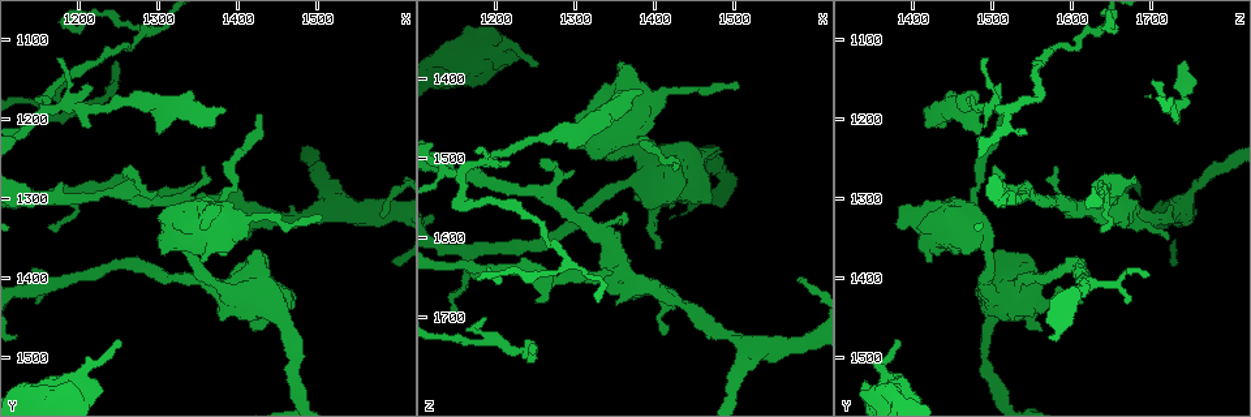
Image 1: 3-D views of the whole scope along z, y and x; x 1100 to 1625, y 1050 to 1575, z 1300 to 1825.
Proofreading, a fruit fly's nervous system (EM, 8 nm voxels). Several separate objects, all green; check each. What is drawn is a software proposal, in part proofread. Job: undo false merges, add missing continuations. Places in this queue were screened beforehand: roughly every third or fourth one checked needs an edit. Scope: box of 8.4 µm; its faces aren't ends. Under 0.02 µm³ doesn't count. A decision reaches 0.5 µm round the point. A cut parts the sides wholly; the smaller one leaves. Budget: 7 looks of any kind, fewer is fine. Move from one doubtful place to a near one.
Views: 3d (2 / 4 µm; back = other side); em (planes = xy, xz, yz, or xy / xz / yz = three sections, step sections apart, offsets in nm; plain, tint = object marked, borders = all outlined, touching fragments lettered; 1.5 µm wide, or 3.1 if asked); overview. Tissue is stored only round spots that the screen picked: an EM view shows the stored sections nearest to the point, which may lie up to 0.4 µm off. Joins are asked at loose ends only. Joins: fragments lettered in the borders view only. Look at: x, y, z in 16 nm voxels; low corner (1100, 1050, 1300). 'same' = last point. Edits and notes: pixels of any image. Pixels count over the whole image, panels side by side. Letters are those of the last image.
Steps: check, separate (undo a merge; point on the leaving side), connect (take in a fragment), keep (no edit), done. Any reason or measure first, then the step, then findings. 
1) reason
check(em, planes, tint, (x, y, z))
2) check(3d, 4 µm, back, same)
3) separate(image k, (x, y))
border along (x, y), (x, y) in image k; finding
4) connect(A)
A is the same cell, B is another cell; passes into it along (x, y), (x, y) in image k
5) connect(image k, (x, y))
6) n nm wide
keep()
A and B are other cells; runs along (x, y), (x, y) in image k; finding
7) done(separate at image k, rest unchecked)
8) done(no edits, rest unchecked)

a fork
check(em, planes, borders, (1165, 1405, 1620))

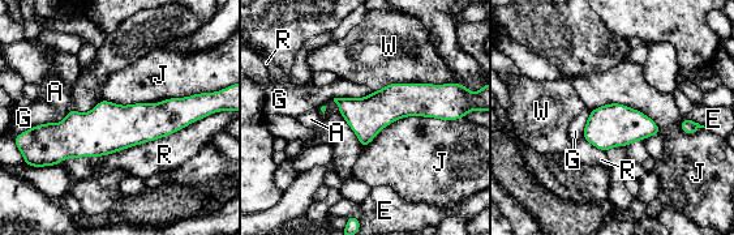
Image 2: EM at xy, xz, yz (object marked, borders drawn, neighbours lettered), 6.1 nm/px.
keep()
A, E, G, J, R and W are other cells; border along (204, 92), (127, 105), (103, 99) in image 2; one cell here

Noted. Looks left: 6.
thin end
check(3d, 2 µm, (1245, 1480, 1380))

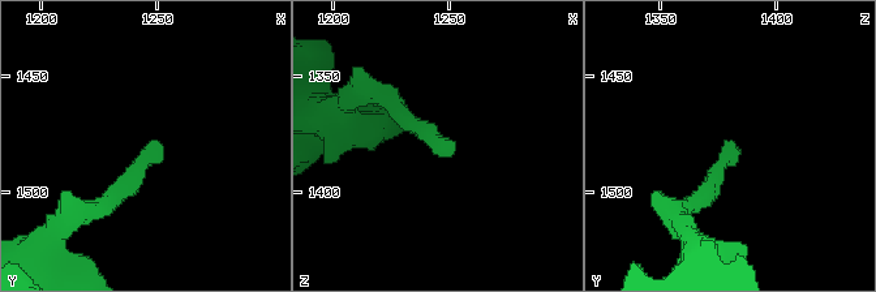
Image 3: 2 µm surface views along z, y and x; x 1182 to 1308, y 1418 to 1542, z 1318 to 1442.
check(em, planes, borders, (1249, 1477, 1380))

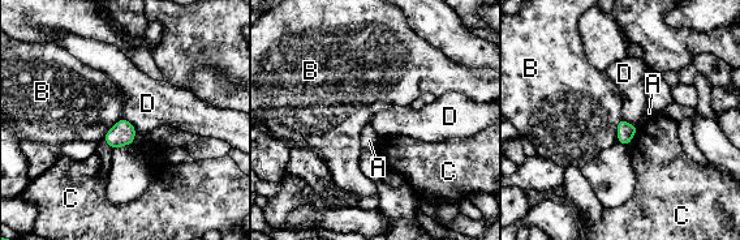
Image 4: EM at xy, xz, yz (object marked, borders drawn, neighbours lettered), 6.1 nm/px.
keep()
A, B, C and D are other cells; border along (121, 118), (127, 119), (137, 131) in image 4; no lettered fragment goes on from it

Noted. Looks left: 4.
an open end
check(em, planes, borders, (1355, 1260, 1580))

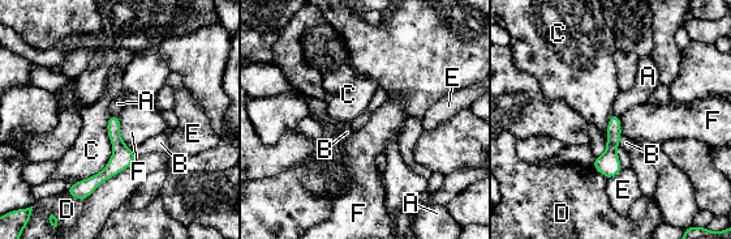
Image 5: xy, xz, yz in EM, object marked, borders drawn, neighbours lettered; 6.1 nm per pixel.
C touches over 500 nm
keep()
A, B, C, D, E and F are other cells; border along (111, 115), (112, 156), (72, 184) in image 5; none of them fits

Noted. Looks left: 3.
done(no edits, rest unchecked)

